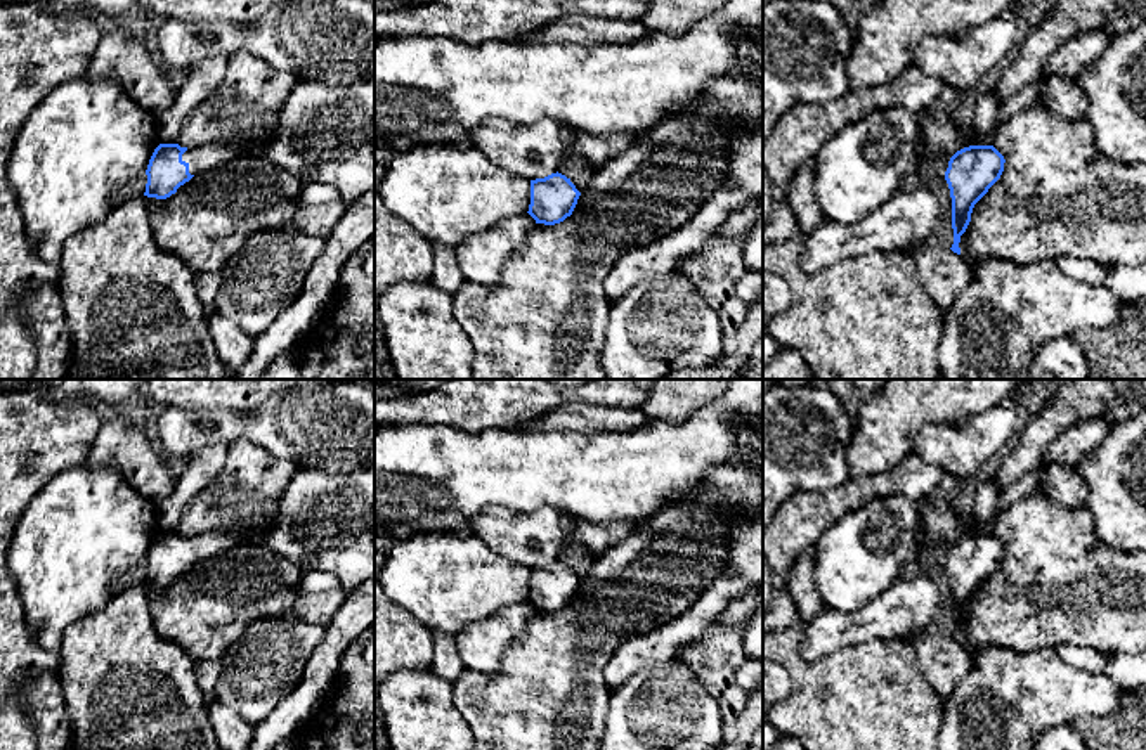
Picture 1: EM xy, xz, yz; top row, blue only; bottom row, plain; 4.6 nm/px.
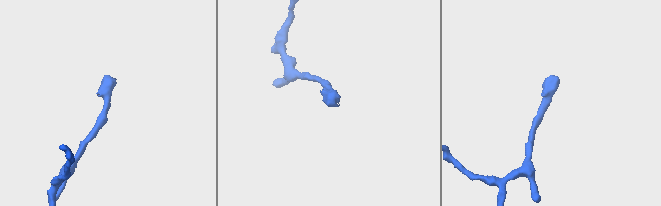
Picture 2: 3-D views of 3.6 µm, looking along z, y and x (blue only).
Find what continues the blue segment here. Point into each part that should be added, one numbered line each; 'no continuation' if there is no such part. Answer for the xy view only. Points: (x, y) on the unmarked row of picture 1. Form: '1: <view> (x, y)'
1: xy (203, 546)

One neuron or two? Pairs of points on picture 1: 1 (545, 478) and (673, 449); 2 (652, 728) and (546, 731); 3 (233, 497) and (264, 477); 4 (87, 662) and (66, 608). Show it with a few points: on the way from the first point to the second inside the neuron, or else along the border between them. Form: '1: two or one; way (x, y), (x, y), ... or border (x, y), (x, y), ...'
1: one; way (576, 475), (633, 475), (642, 470)
2: two; border (611, 690), (602, 731)
3: one; way (240, 497), (257, 480)
4: two; border (108, 603), (75, 620), (63, 634), (58, 650)

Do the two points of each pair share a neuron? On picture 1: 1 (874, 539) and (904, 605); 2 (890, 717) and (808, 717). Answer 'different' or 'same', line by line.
1: different
2: same

